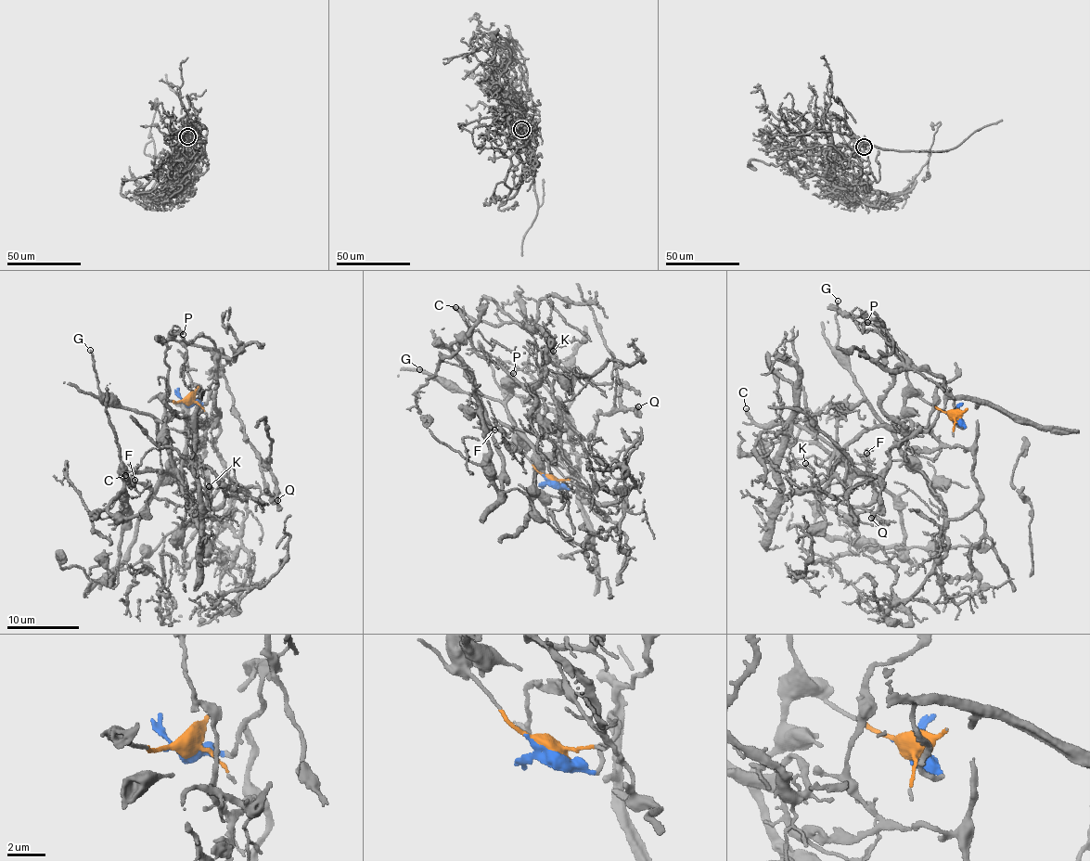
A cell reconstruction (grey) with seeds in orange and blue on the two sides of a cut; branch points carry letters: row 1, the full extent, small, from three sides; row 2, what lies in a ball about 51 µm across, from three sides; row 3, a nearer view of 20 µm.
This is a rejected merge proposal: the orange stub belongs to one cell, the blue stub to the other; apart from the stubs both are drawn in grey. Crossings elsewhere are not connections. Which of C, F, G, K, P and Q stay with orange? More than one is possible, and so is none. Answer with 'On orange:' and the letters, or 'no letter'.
On orange: C, F, G, K, P

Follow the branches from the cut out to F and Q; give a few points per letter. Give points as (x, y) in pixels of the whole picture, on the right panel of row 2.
F: (953, 417), (910, 396), (889, 424), (857, 402), (828, 473), (853, 506), (876, 498), (867, 452)
Q: (953, 417), (962, 427), (955, 402), (948, 399), (926, 430), (914, 430), (891, 449), (879, 509), (870, 519)

